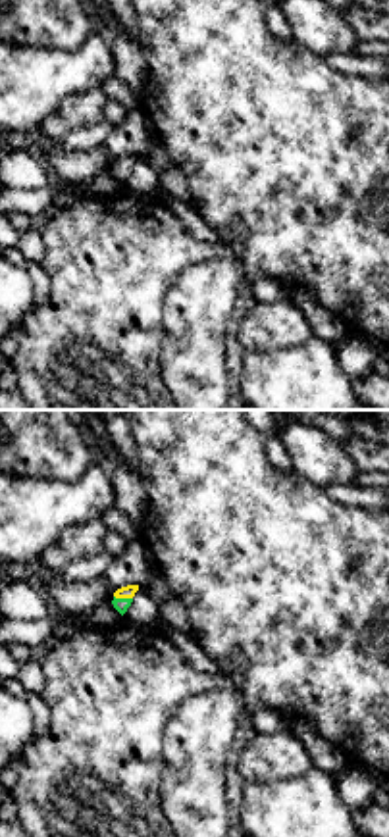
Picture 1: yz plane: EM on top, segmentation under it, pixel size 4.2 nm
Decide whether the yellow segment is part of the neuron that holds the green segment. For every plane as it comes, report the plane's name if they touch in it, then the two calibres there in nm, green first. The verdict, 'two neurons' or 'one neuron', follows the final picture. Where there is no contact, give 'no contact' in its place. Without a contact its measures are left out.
contact in yz; calibres 60 and 50 nm

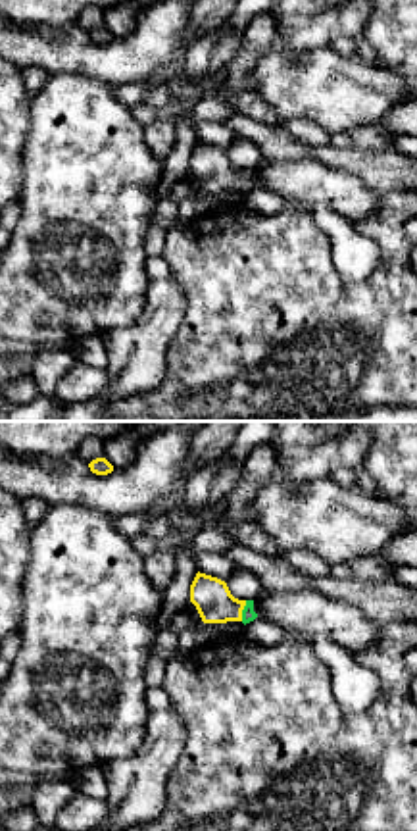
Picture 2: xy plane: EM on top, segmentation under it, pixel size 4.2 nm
contact in xy; calibres 60 and 160 nm

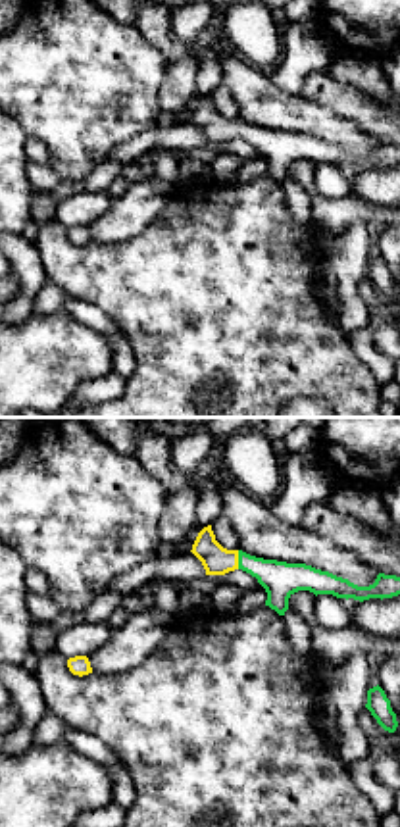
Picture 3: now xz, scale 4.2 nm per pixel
contact in xz; calibres 150 and 120 nm

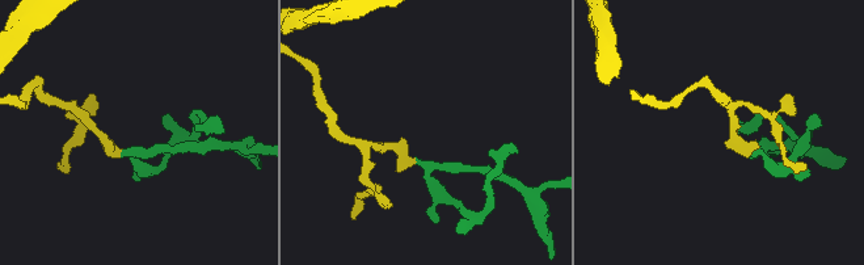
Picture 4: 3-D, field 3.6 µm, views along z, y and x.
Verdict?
one neuron

